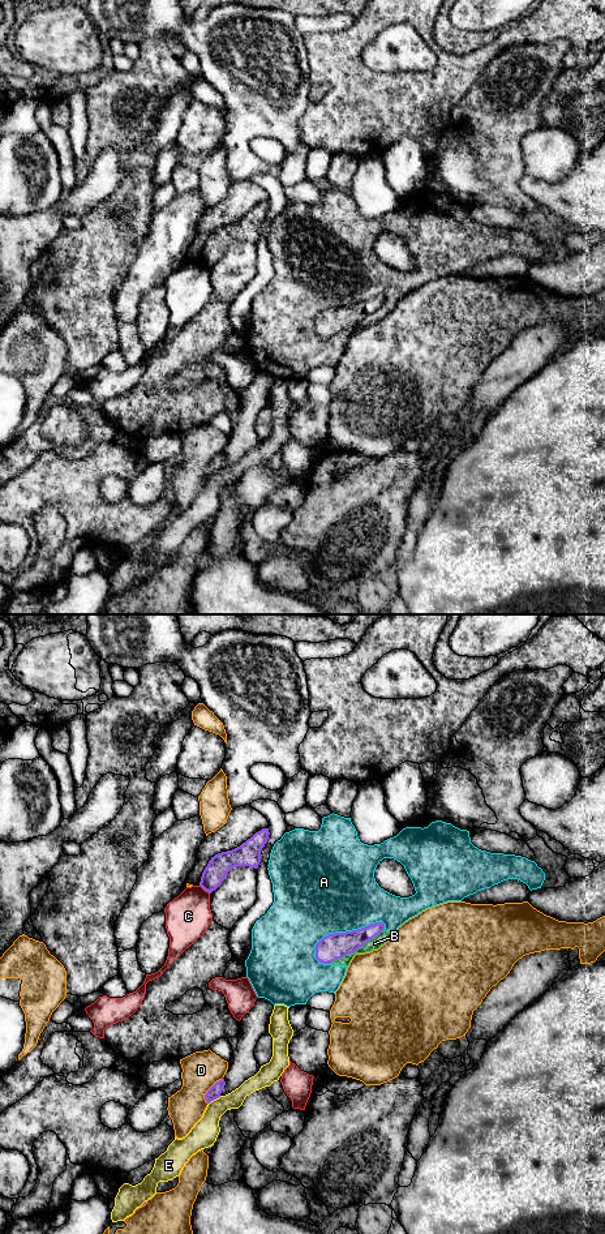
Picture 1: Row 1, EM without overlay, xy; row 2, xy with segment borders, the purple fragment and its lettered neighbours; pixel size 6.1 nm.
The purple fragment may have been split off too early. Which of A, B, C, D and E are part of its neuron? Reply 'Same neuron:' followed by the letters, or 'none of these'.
Same neuron: none of these

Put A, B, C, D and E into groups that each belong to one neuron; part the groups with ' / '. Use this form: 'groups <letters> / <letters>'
groups A B / C / D / E

